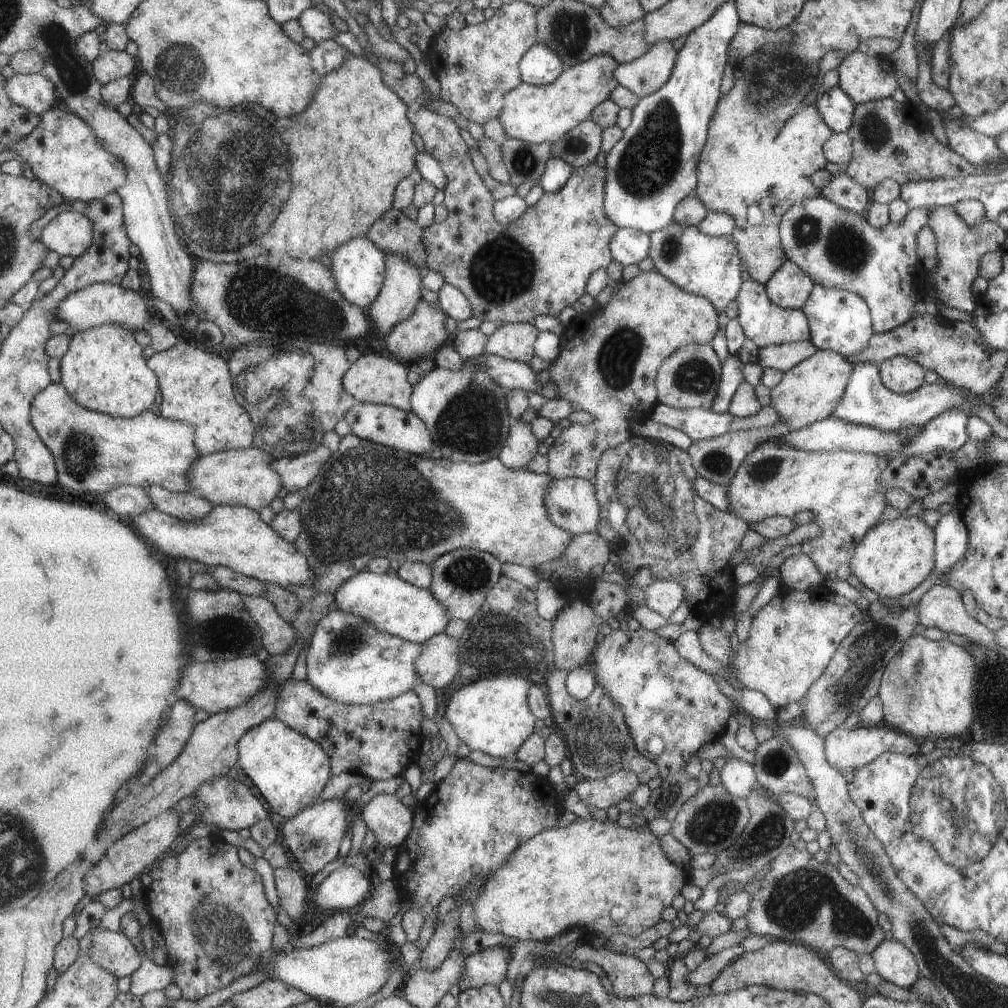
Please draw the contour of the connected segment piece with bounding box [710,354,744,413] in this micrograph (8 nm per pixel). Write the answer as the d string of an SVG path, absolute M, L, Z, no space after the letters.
M730 354L722 364L724 364L724 368L721 382L718 384L718 395L710 408L710 410L719 413L726 412L729 409L734 394L744 382L744 374L740 369L743 362L737 354Z

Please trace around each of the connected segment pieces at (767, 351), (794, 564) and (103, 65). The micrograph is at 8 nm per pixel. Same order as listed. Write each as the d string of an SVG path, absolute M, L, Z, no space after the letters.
M810 340L797 343L784 343L781 345L769 345L759 349L757 362L765 368L774 368L782 372L789 371L798 363L811 357L816 351Z
M805 549L788 557L779 567L780 580L786 589L808 591L824 584L825 578Z
M108 50L94 62L95 75L103 85L132 74L136 62L126 51Z

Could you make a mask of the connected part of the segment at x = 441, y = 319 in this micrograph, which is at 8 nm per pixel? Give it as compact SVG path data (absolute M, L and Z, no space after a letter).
M420 299L413 314L398 323L384 336L388 354L394 355L395 359L406 360L407 363L414 363L422 358L433 356L434 352L448 340L450 334L446 324L448 317L439 303L428 303L425 299Z

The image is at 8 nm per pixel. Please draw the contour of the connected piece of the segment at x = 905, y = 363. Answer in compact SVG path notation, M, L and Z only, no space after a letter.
M896 355L880 364L881 379L886 388L894 392L909 393L916 391L924 382L925 368L917 361L904 355Z

